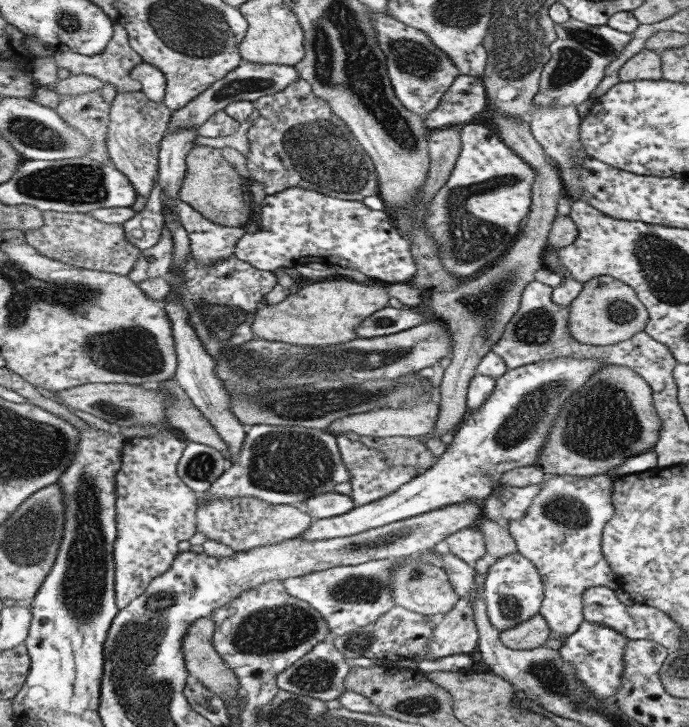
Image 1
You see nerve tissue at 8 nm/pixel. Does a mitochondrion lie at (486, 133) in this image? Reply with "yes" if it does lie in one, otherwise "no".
no

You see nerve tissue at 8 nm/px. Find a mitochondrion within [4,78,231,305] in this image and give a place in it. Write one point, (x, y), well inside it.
(70, 184)

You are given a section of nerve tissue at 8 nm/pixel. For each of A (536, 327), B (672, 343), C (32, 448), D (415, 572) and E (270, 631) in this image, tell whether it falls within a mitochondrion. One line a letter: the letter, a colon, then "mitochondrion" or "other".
A: mitochondrion
B: other
C: mitochondrion
D: mitochondrion
E: mitochondrion

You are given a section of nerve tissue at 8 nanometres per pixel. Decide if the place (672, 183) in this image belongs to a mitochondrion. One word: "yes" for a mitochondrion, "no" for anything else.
no

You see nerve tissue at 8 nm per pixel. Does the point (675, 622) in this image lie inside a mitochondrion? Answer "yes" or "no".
no

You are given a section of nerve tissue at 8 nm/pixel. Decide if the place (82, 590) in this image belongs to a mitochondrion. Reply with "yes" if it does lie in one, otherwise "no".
yes

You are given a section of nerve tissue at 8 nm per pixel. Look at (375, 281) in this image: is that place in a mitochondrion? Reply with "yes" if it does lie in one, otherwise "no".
no

